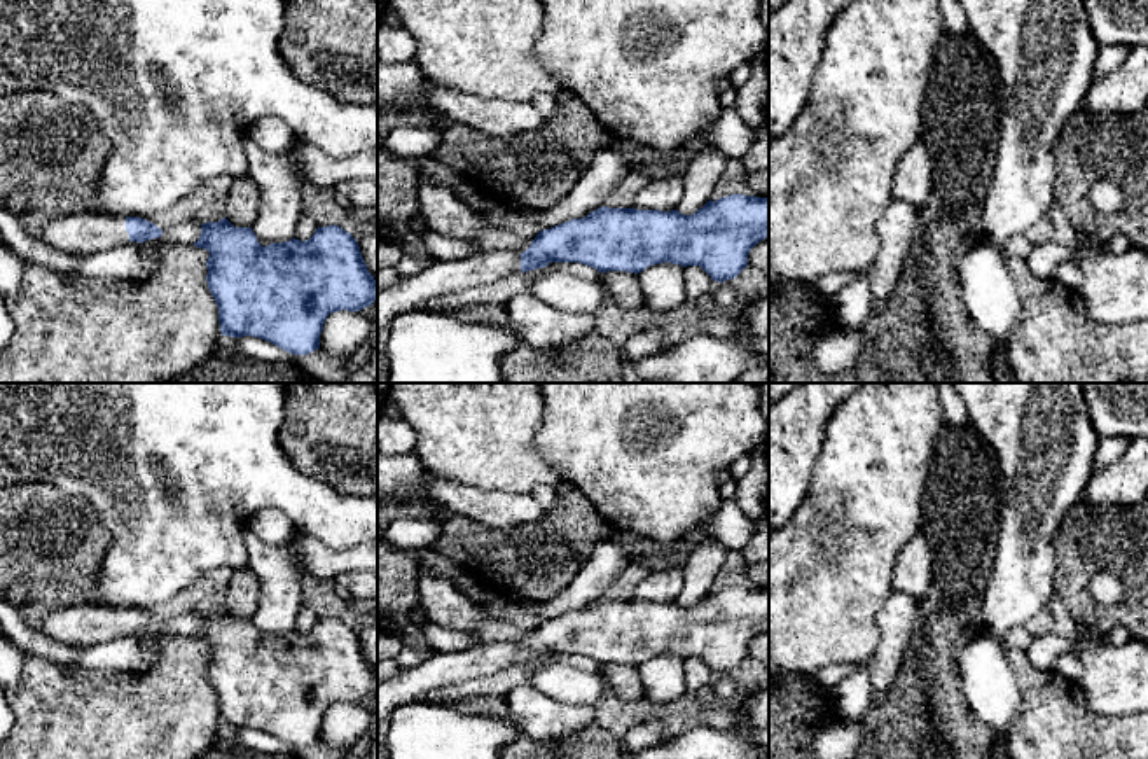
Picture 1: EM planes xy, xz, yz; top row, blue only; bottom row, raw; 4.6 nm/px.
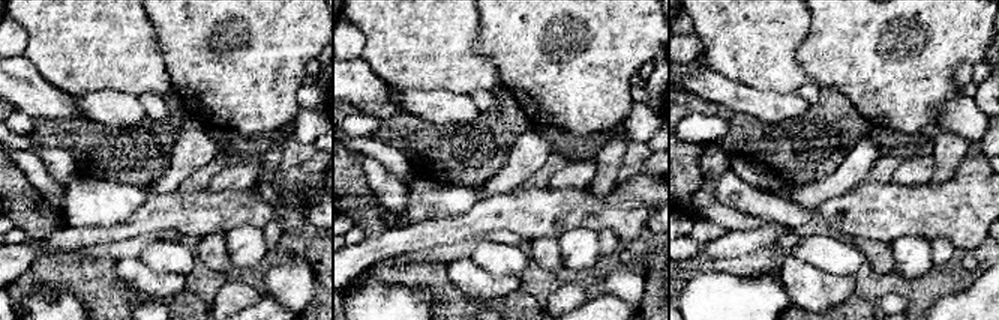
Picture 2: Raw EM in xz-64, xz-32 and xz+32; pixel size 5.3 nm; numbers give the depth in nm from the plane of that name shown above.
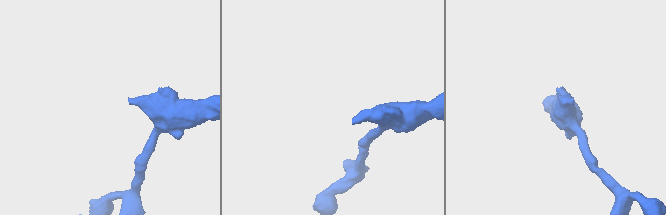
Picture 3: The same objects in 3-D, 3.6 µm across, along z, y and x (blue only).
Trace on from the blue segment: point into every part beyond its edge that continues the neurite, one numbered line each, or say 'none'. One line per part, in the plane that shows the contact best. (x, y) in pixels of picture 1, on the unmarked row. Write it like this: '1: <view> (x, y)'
1: xy (84, 625)

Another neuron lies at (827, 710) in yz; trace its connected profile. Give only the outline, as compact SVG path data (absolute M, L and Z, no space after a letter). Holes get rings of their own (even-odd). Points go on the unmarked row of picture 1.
M781 672L776 689L769 689L769 759L818 759L816 735L839 721L833 689L816 684L811 675Z

